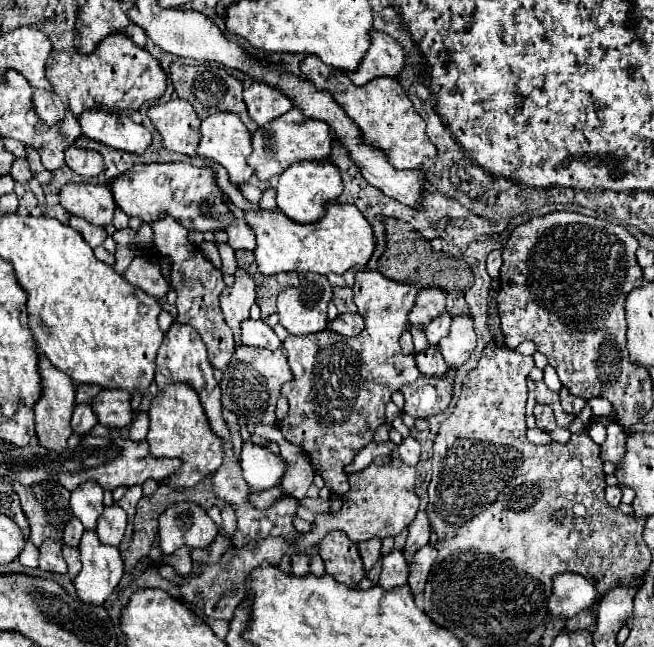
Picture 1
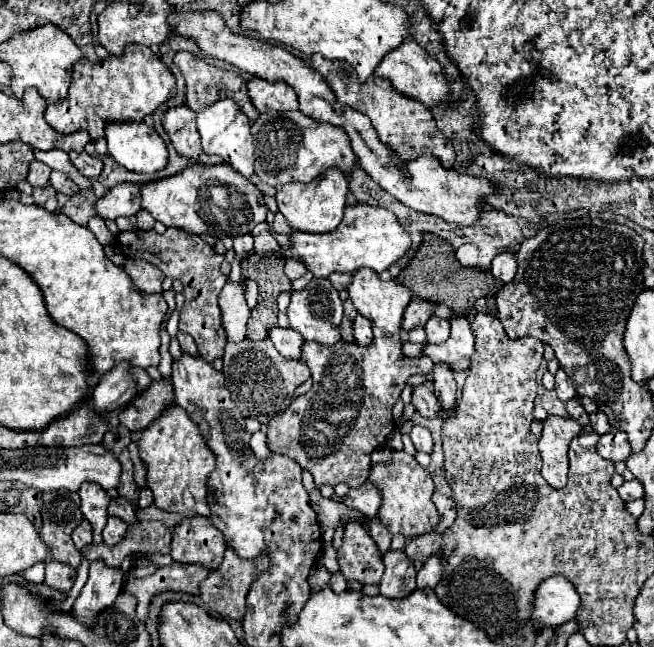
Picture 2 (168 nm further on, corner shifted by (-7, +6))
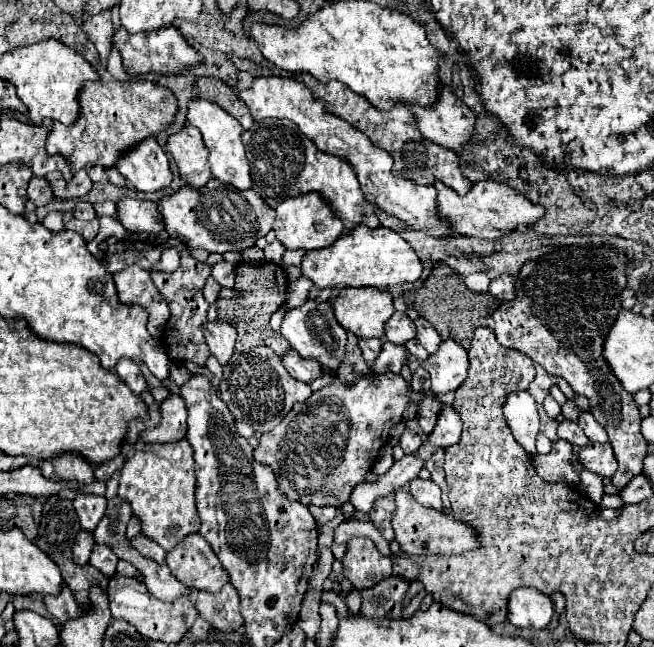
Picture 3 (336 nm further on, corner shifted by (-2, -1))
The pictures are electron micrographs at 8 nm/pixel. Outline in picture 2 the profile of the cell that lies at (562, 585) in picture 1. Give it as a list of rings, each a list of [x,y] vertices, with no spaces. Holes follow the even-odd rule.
[[[554,575],[554,577],[544,579],[536,587],[532,607],[534,607],[532,621],[536,629],[544,625],[558,627],[574,619],[580,607],[580,599],[572,583],[568,583],[562,575]]]

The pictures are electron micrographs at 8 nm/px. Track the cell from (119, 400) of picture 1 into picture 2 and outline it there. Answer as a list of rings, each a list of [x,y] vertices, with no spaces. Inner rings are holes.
[[[168,379],[154,381],[132,405],[120,413],[120,423],[134,433],[144,431],[150,423],[158,419],[164,407],[174,403],[174,387]]]

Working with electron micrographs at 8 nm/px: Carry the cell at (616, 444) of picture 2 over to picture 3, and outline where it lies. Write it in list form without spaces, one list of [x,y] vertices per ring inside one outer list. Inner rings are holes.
[[[589,442],[587,446],[581,448],[579,460],[583,462],[585,470],[595,472],[599,476],[611,476],[617,470],[617,460],[613,454],[611,444],[599,444],[599,442]]]

